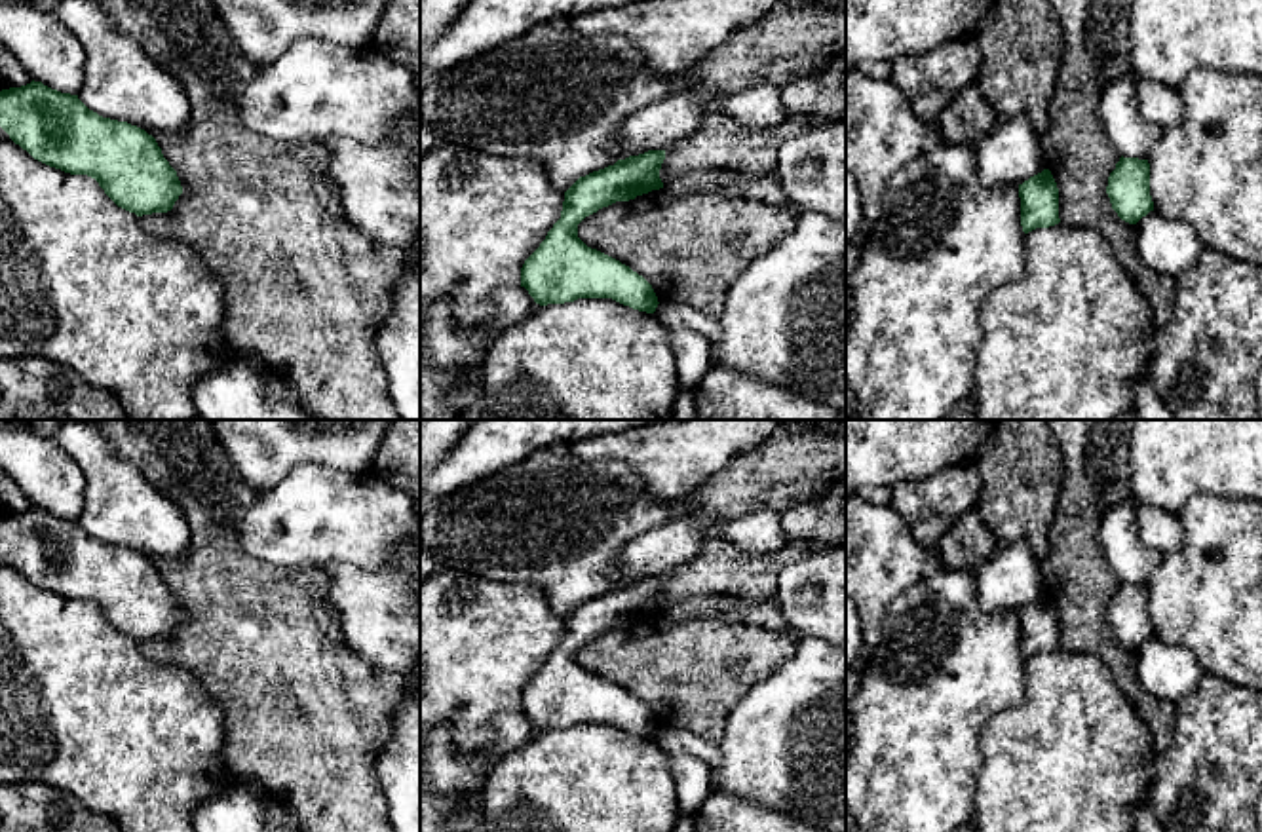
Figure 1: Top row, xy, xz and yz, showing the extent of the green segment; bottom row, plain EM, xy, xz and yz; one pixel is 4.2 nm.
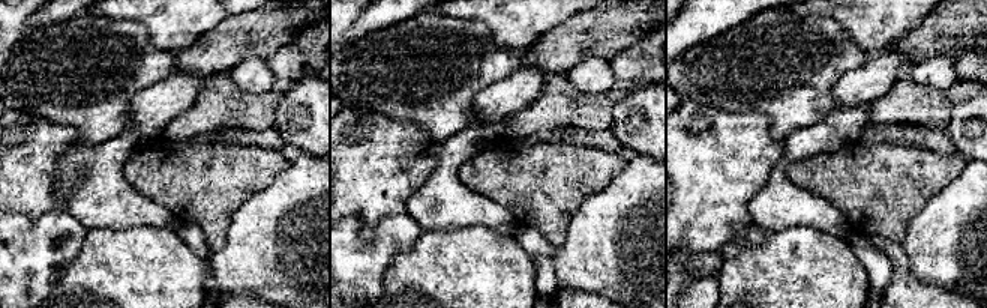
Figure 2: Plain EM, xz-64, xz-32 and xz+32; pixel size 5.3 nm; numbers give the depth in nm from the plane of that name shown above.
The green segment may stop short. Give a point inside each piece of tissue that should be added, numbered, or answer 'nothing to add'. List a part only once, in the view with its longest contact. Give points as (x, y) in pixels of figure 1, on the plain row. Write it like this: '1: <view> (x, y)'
nothing to add

